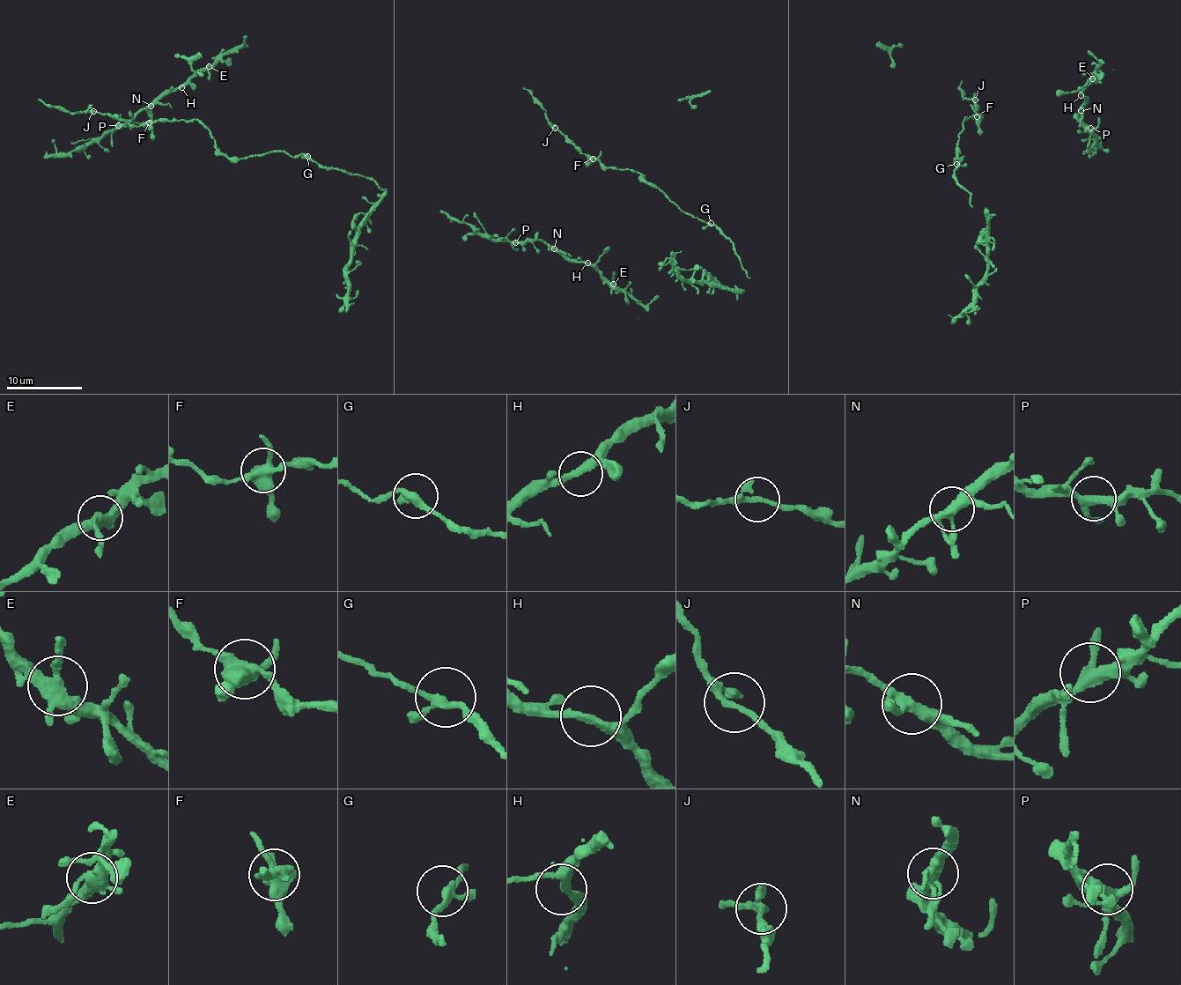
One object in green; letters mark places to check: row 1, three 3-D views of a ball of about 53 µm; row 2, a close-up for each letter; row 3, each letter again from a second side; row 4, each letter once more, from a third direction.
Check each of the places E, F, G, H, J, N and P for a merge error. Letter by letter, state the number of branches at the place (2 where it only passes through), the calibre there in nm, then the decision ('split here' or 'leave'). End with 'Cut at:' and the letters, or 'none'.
E: 4 branches meet; 400 nm thick; leave
F: 4 branches meet; 480 nm thick; split here
G: 3 branches meet; 240 nm thick; leave
H: 3 branches meet; 240 nm thick; leave
J: 3 branches meet; 170 nm thick; leave
N: 4 branches meet; 320 nm thick; leave
P: 4 branches meet; 360 nm thick; leave
Cut at: F

